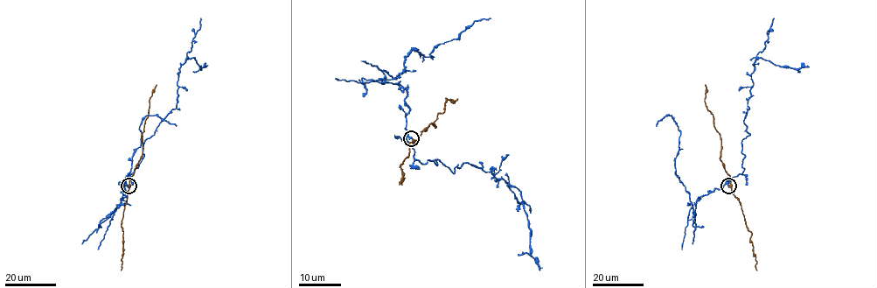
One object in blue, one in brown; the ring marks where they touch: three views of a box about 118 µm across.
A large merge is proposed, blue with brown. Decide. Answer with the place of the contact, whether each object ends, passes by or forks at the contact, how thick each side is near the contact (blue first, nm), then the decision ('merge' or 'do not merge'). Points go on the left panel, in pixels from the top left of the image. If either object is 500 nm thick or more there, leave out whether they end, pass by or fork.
at (128, 186); 500 nm thick on the blue side, 320 nm on the other; do not merge

